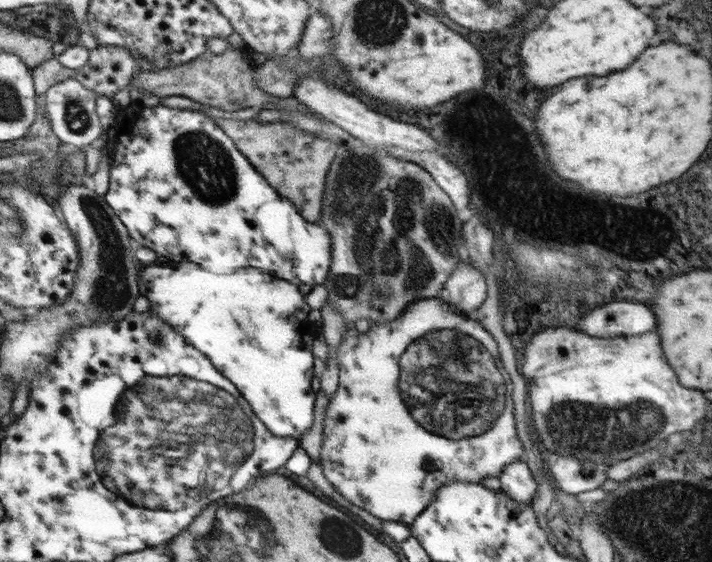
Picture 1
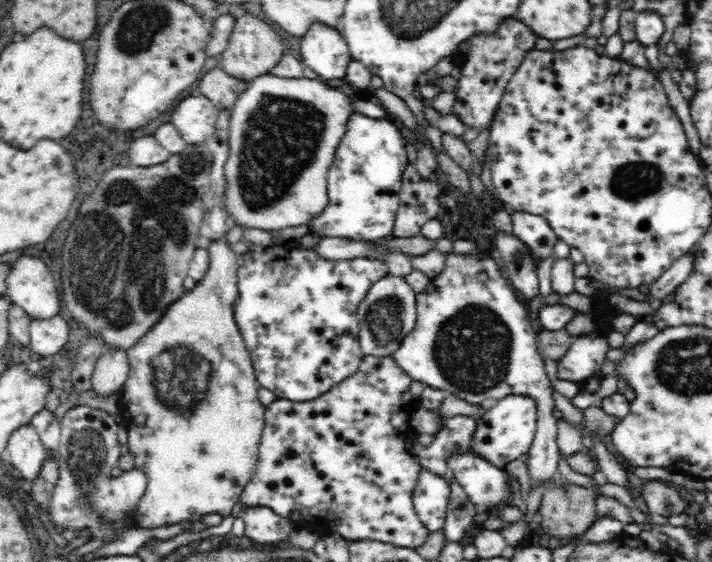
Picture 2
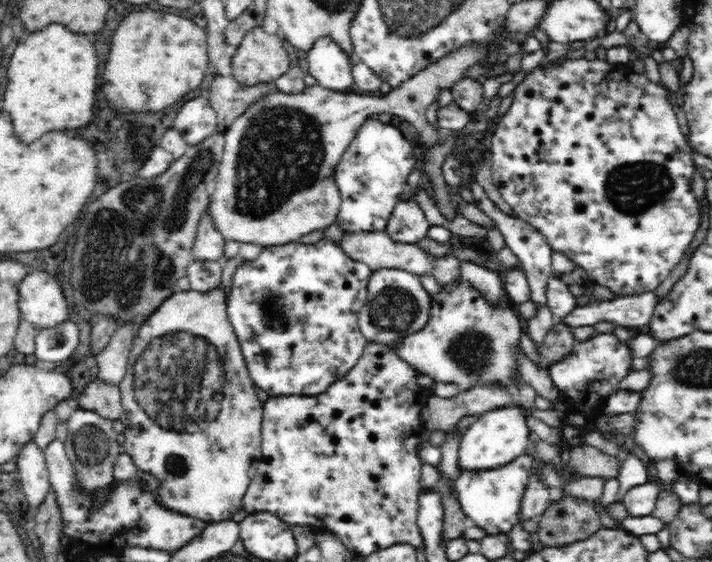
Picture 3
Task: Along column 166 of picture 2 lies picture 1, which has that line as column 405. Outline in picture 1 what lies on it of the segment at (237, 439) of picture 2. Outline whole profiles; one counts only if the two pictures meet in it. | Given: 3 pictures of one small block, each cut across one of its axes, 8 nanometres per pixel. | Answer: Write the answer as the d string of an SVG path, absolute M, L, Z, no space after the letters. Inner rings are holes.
M433 297L431 299L416 300L415 303L407 306L409 310L405 316L397 316L395 320L388 323L369 323L366 332L358 332L355 329L347 328L343 333L343 338L336 346L335 358L338 362L338 385L335 392L330 396L323 415L323 438L321 439L320 465L325 480L336 490L346 501L371 516L375 516L380 521L391 520L391 522L401 522L409 526L415 522L415 518L428 506L436 496L436 491L440 486L452 480L464 480L464 482L480 483L486 476L496 476L501 474L508 464L517 462L525 458L523 444L517 438L515 430L515 418L513 418L513 404L511 402L511 382L509 375L499 362L497 354L497 344L491 338L487 330L481 328L479 322L460 315L447 302ZM419 408L427 408L429 416L433 420L425 420L427 414L421 414Z

